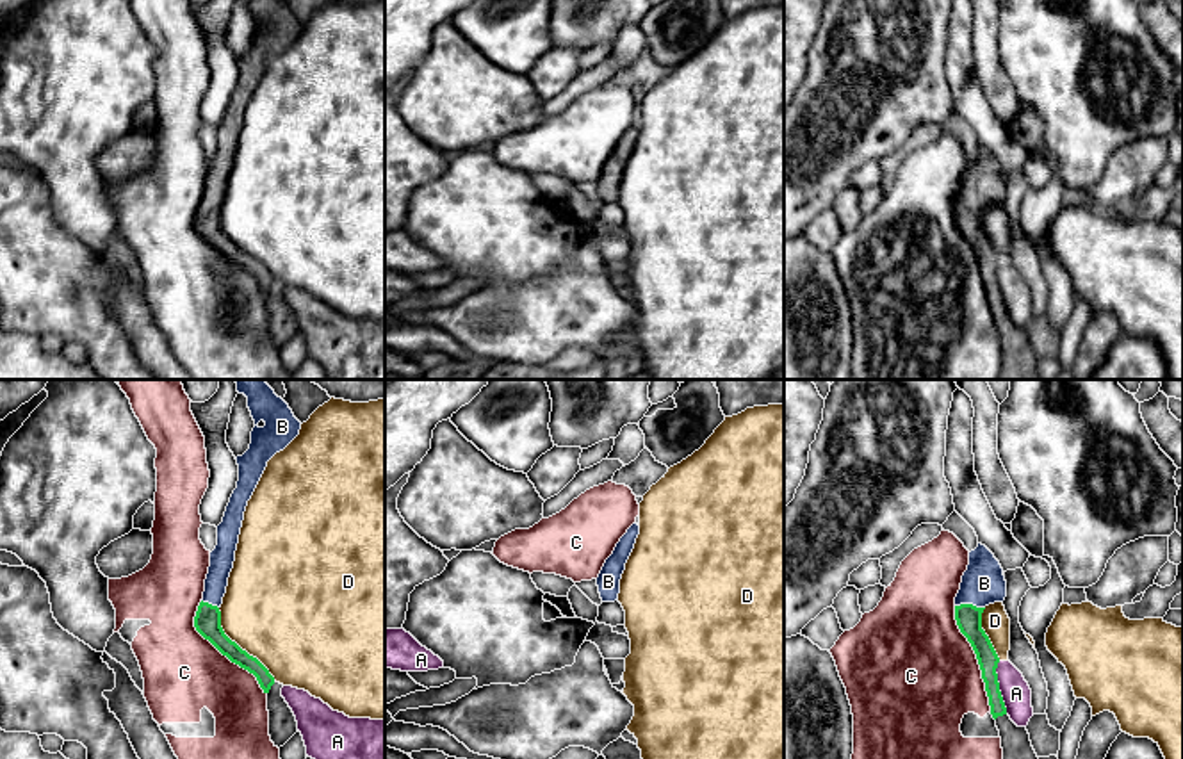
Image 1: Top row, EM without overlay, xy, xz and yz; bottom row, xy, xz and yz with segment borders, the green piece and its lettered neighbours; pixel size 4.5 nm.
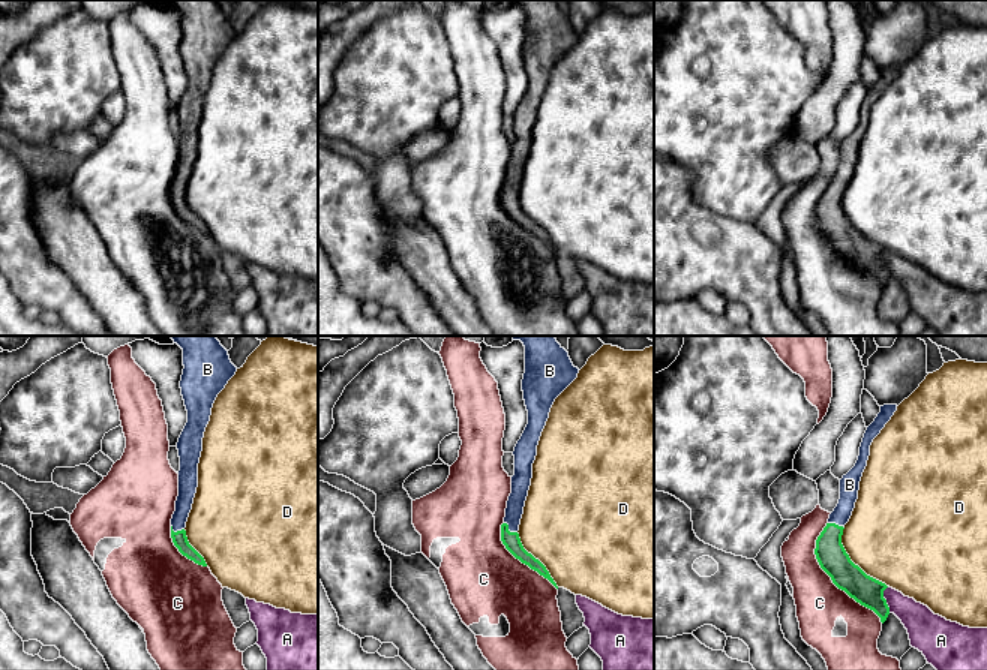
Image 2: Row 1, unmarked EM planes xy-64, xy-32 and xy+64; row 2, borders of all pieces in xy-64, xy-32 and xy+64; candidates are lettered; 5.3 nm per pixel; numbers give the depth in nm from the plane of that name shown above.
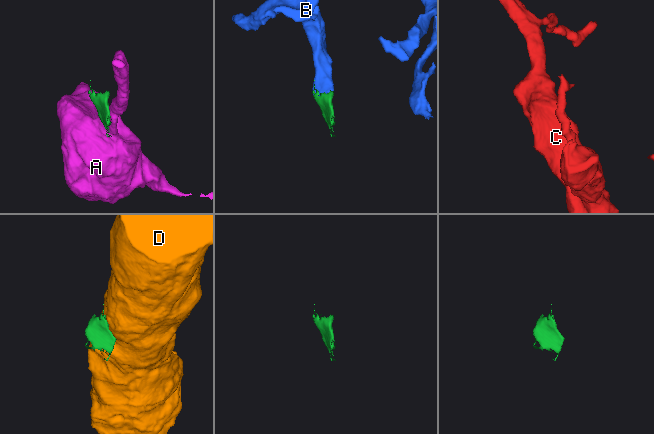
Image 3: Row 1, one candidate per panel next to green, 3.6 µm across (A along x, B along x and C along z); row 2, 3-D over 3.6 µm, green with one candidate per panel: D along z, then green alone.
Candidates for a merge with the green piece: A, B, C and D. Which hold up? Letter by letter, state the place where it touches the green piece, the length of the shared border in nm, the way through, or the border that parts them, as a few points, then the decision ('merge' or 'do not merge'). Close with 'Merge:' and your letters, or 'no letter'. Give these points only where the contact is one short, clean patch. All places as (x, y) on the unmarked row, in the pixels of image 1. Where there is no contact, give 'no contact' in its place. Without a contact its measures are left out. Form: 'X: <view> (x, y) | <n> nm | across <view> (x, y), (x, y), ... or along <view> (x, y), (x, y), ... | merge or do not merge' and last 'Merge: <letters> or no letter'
A: yz (998, 289) | 240 nm | do not merge
B: yz (970, 205) | 140 nm | across yz (968, 218), (970, 205), (984, 184) | merge
C: xy (220, 252) | 500 nm | do not merge
D: xy (237, 246) | 420 nm | do not merge
Merge: B

